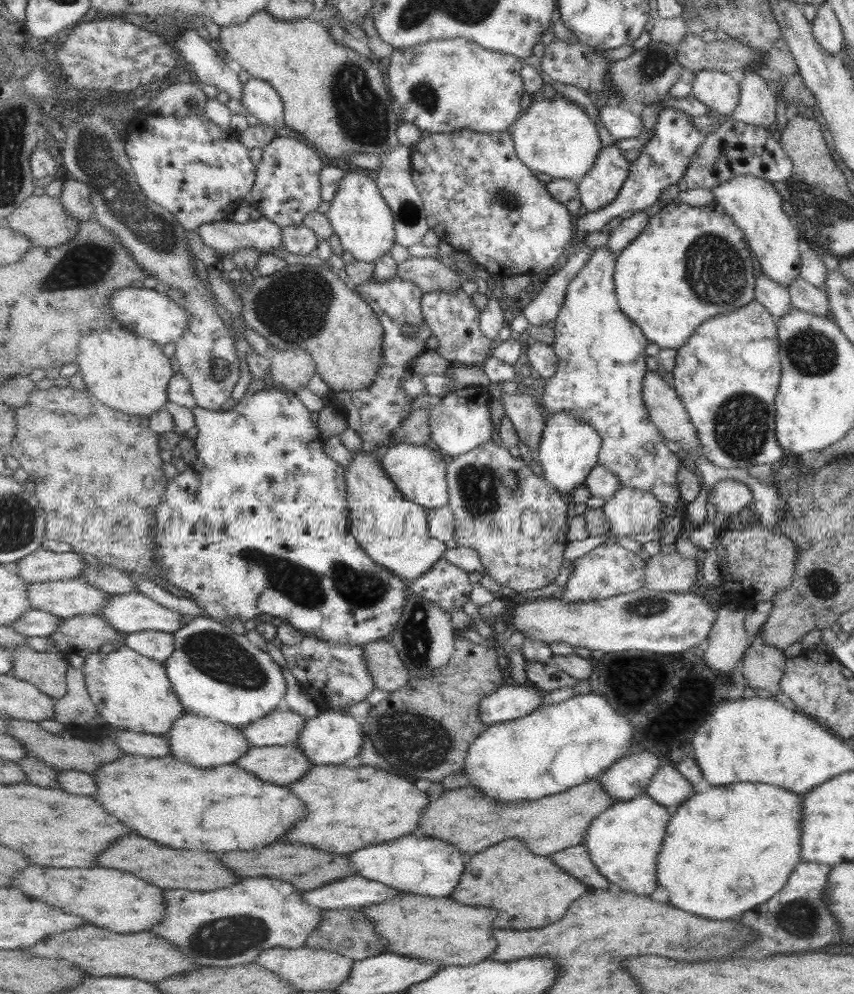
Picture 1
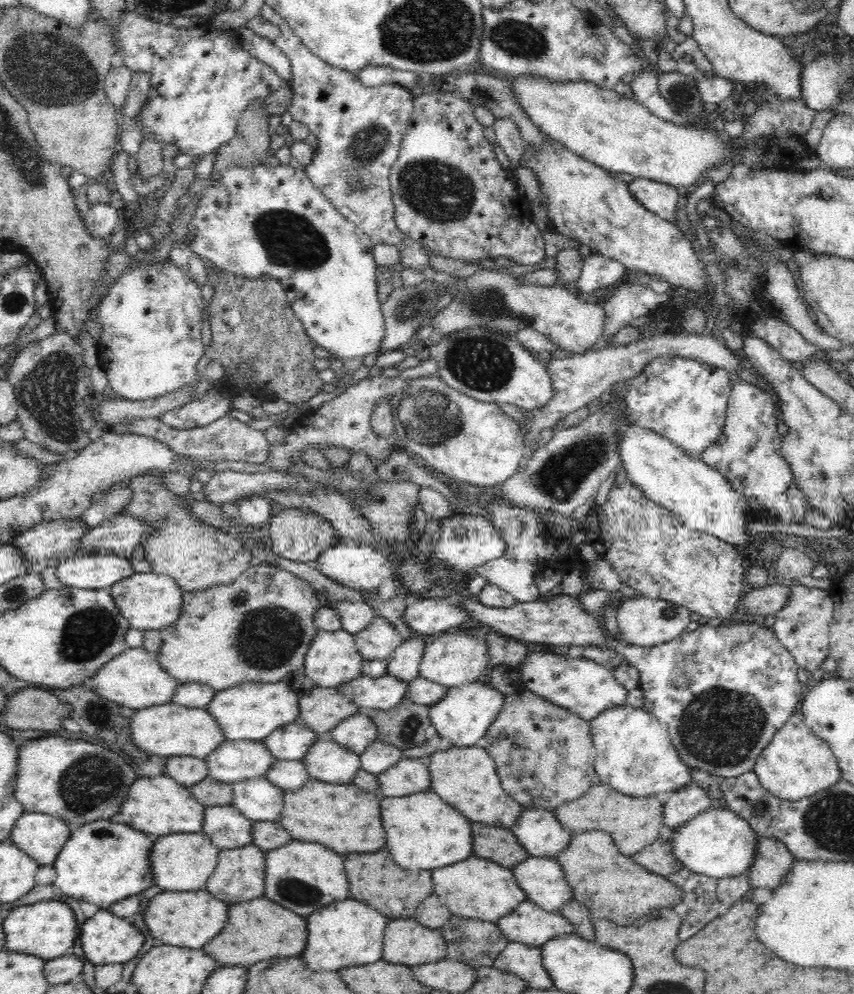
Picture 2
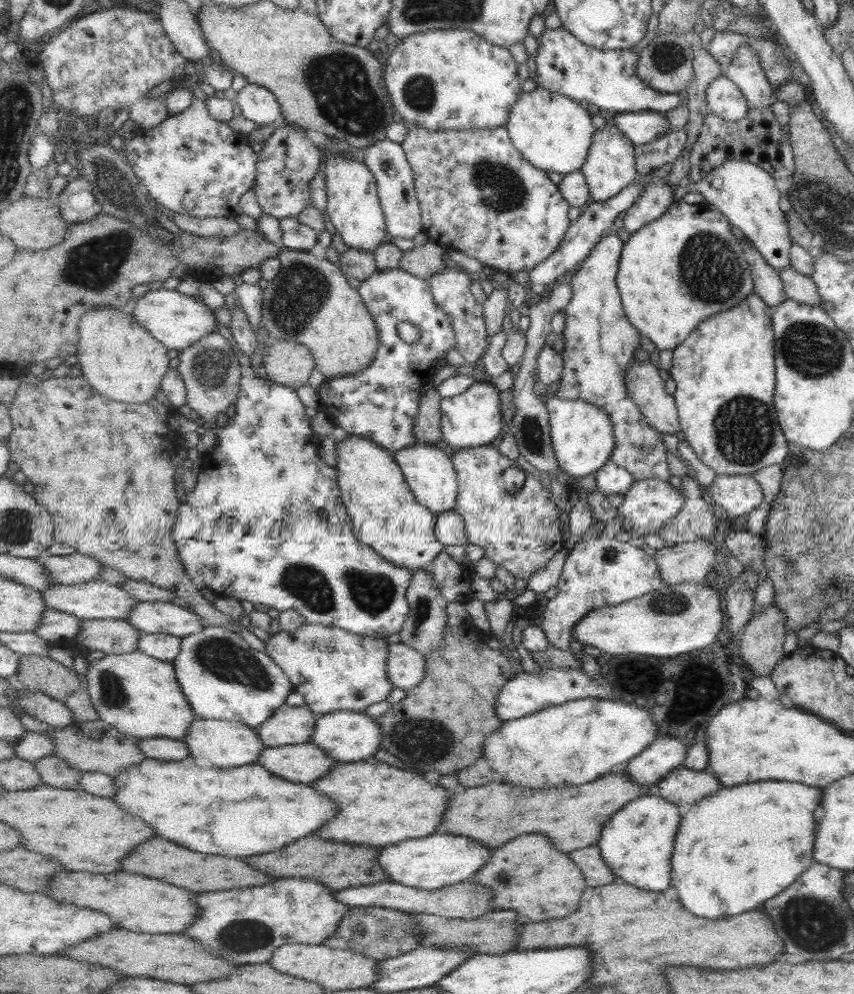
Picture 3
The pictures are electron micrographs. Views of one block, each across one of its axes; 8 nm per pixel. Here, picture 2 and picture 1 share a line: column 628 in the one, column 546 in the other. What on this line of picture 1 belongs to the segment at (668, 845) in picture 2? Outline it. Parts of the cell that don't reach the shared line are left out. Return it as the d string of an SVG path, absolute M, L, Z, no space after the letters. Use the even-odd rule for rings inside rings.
M511 838L471 856L452 897L465 905L499 910L500 916L495 920L497 928L526 931L562 920L576 900L592 889L610 886L612 881L600 872L585 843L542 856L521 838Z

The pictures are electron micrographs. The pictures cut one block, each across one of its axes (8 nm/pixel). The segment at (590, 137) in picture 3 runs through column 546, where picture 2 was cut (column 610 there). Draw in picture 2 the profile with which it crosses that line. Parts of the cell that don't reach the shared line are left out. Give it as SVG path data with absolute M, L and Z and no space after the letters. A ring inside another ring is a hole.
M531 72L506 74L503 79L506 81L508 91L514 95L514 99L526 117L546 137L563 144L568 150L606 170L616 173L626 172L634 178L648 178L689 188L724 154L723 136L716 137L713 131L700 128L695 124L676 126L676 124L665 122L647 112L646 108L635 102L633 98L624 98L614 89L600 88L589 80L552 80L547 76L538 76Z

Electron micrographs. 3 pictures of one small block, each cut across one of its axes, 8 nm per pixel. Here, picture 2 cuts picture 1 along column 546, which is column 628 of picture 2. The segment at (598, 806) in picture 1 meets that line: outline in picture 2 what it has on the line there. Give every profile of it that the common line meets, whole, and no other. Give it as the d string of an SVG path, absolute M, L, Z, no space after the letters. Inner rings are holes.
M597 782L584 796L561 804L554 811L564 828L573 833L609 832L621 851L631 857L659 839L660 828L665 825L663 810L664 805L657 797L632 798L615 791L607 784Z

